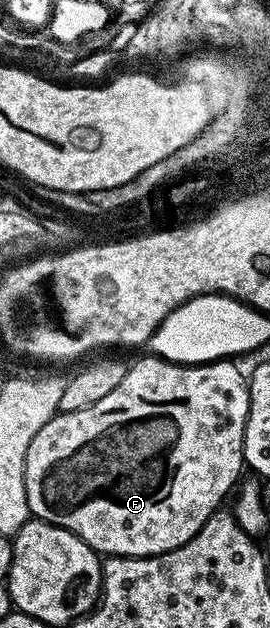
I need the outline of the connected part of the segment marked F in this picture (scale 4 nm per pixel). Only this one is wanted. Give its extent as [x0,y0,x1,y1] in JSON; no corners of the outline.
[24,356,250,558]

